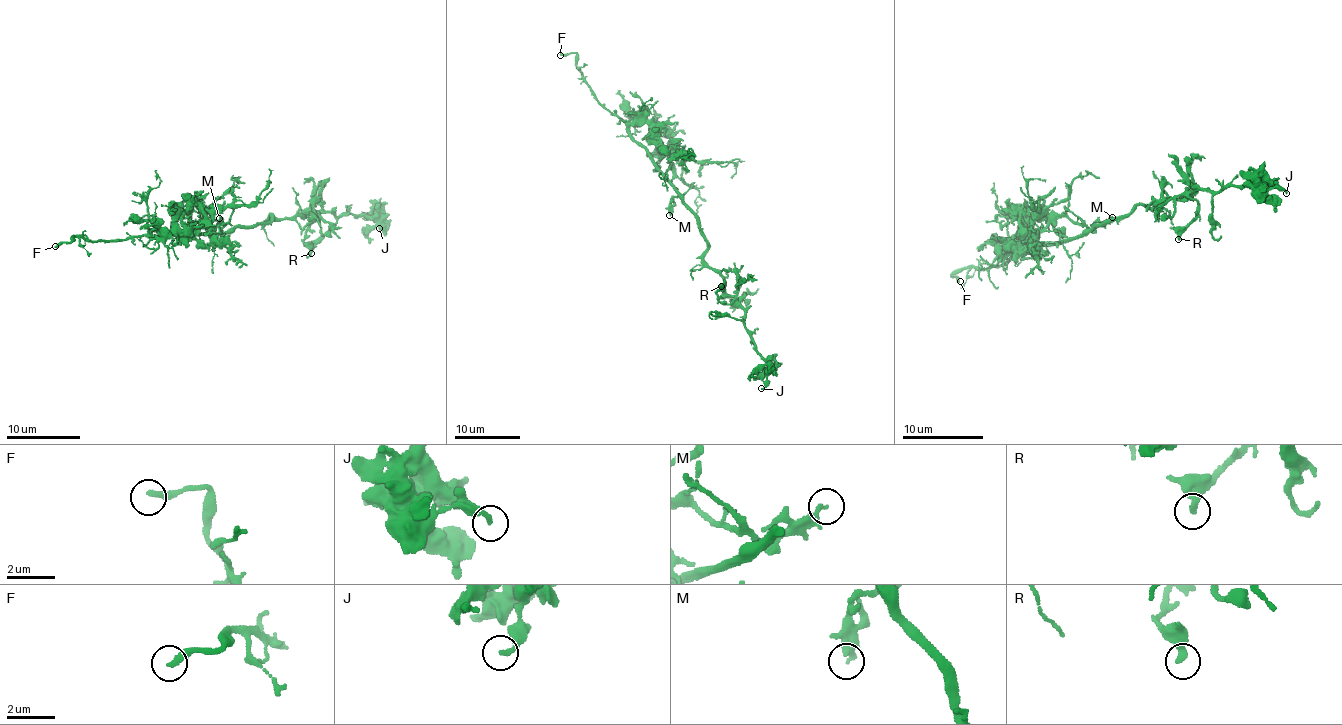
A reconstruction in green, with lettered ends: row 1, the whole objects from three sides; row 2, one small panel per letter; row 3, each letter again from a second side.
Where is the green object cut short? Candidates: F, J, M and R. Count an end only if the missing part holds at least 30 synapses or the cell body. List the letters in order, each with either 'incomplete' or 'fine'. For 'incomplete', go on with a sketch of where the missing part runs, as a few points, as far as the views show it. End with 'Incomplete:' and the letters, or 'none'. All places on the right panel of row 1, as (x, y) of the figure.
F: incomplete
J: fine
M: fine
R: fine
Incomplete: F

